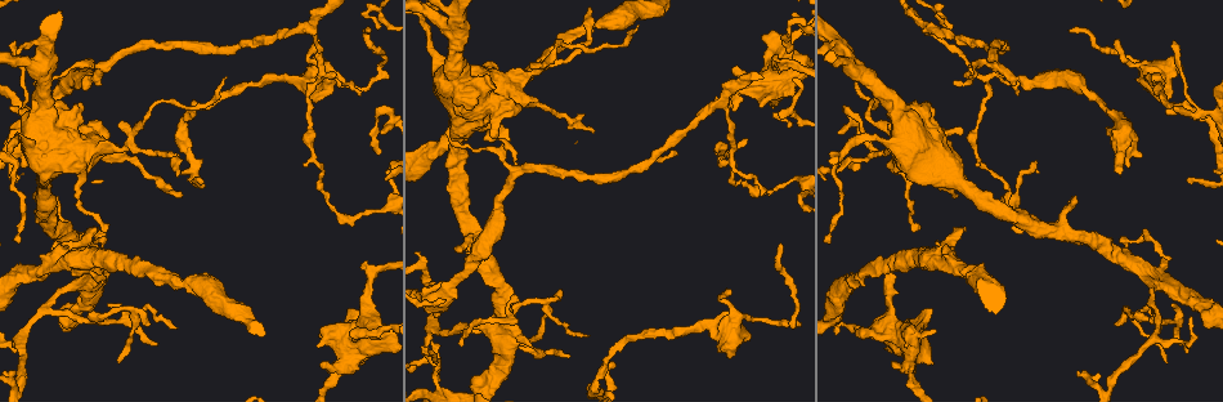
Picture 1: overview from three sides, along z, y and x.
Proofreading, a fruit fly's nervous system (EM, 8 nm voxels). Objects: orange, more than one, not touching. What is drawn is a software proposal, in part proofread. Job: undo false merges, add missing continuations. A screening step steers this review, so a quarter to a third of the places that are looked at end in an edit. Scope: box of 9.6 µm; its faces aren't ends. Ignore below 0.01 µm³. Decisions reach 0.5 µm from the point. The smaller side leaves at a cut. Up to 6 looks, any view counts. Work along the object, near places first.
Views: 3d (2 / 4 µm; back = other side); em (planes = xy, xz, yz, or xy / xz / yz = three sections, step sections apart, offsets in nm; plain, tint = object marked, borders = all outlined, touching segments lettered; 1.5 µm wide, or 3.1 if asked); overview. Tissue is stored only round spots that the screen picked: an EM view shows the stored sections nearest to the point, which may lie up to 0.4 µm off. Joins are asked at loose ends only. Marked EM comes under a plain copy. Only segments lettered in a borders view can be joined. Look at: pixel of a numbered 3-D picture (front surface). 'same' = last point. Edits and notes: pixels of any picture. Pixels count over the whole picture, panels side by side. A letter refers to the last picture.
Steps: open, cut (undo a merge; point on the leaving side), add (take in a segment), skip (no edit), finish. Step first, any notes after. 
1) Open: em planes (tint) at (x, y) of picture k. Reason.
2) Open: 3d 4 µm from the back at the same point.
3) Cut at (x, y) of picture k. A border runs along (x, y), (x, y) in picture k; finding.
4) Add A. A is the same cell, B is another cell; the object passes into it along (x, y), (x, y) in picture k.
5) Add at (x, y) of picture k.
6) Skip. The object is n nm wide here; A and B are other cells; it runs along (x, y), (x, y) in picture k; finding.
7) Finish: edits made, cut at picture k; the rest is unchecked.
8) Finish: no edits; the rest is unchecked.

Open: 3d 2 µm at (1016, 94) of picture 1. Thin end.

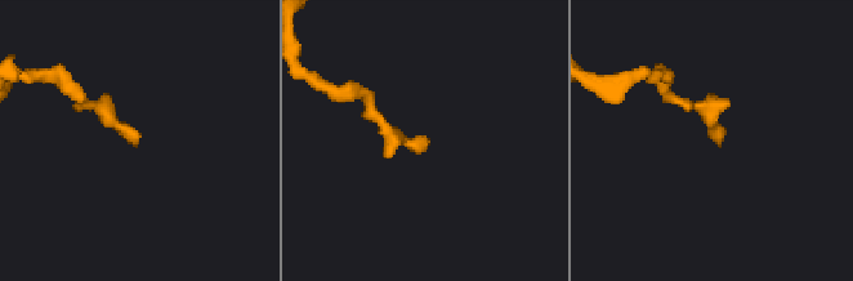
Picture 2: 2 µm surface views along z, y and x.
Open: em xy step 4 (borders) at (428, 140) of picture 2.

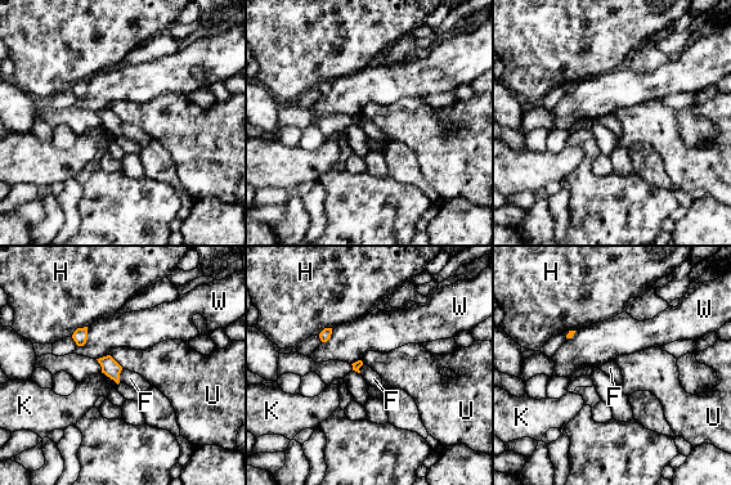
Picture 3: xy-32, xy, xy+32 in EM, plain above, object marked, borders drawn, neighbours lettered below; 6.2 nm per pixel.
Open: em planes (borders) at the same point. Cut it another way.

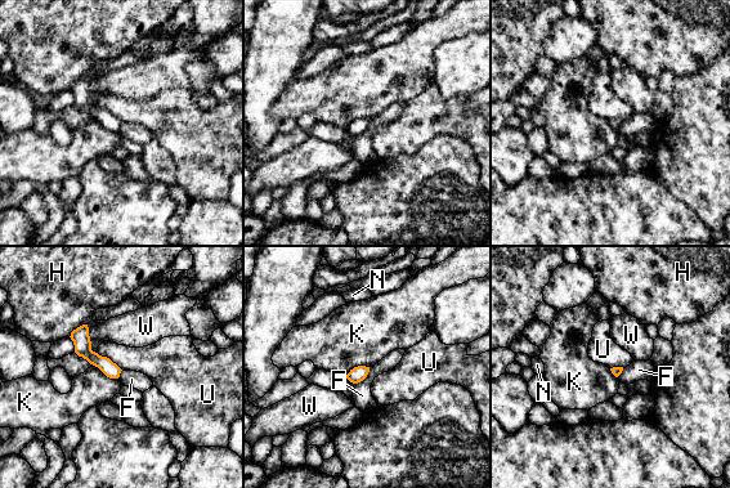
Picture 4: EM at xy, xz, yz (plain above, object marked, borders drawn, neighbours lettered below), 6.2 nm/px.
Skip. The longest contact is with U, 200 nm; F, H, K, N, U and W are other cells; a border runs along (97, 352), (108, 357), (122, 370) in picture 4; no lettered segment goes on from it.

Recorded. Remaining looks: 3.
Open: 3d 2 µm at (793, 13) of picture 1.

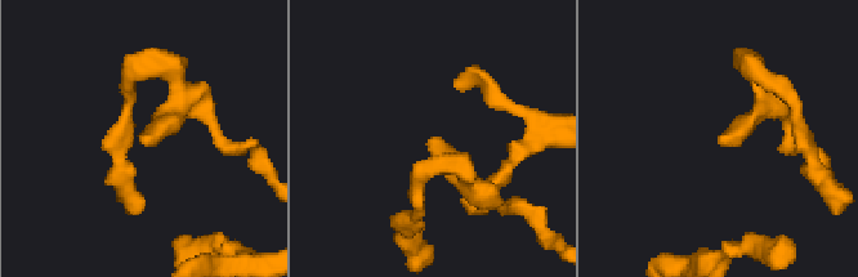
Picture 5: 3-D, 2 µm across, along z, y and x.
Open: em planes (borders) at (718, 137) of picture 5. Shape alone is not enough.

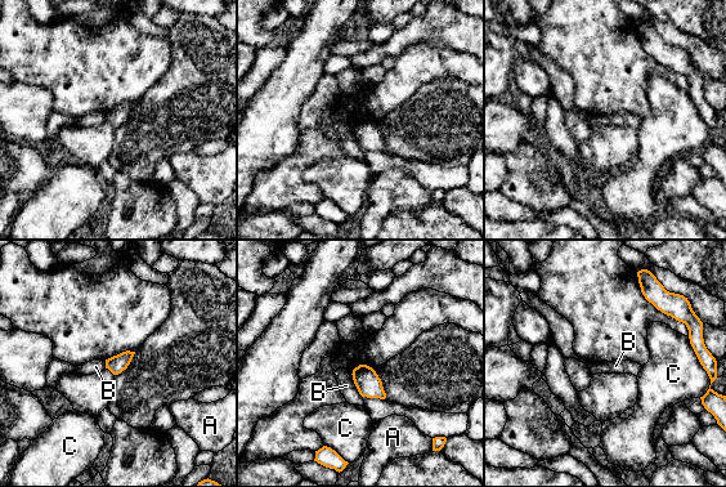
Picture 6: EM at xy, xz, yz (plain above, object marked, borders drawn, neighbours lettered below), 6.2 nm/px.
Skip. A, B and C are other cells; a border runs along (350, 374), (362, 397) in picture 6; none of them fits.

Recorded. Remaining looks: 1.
Finish: no edits; the rest is unchecked.

